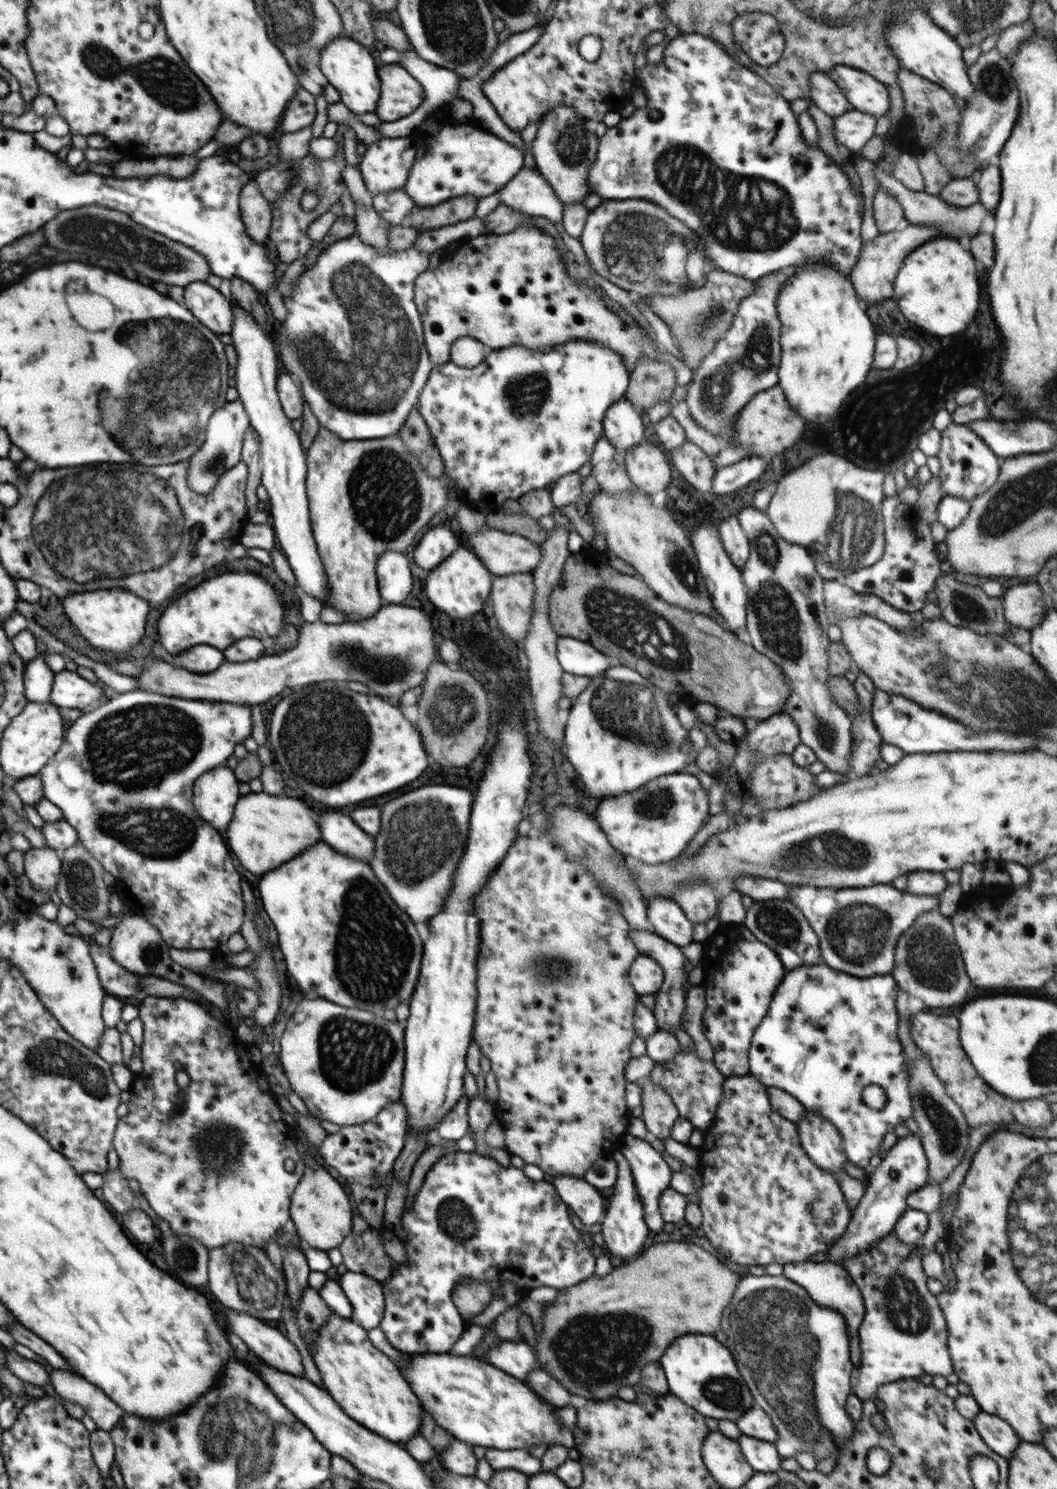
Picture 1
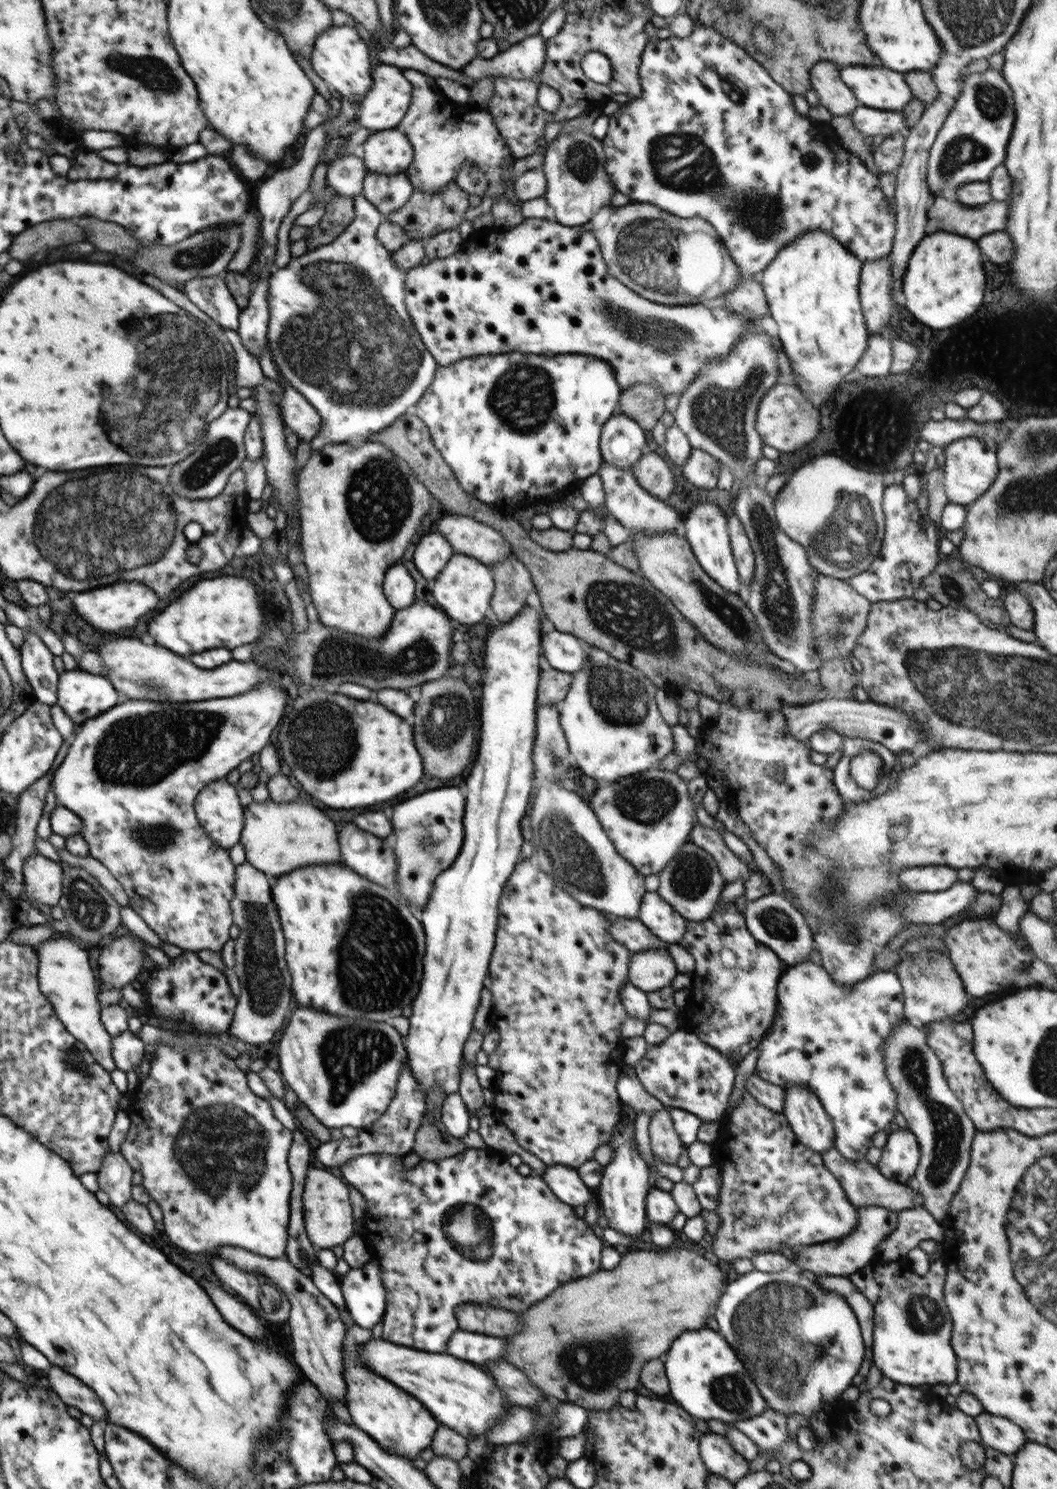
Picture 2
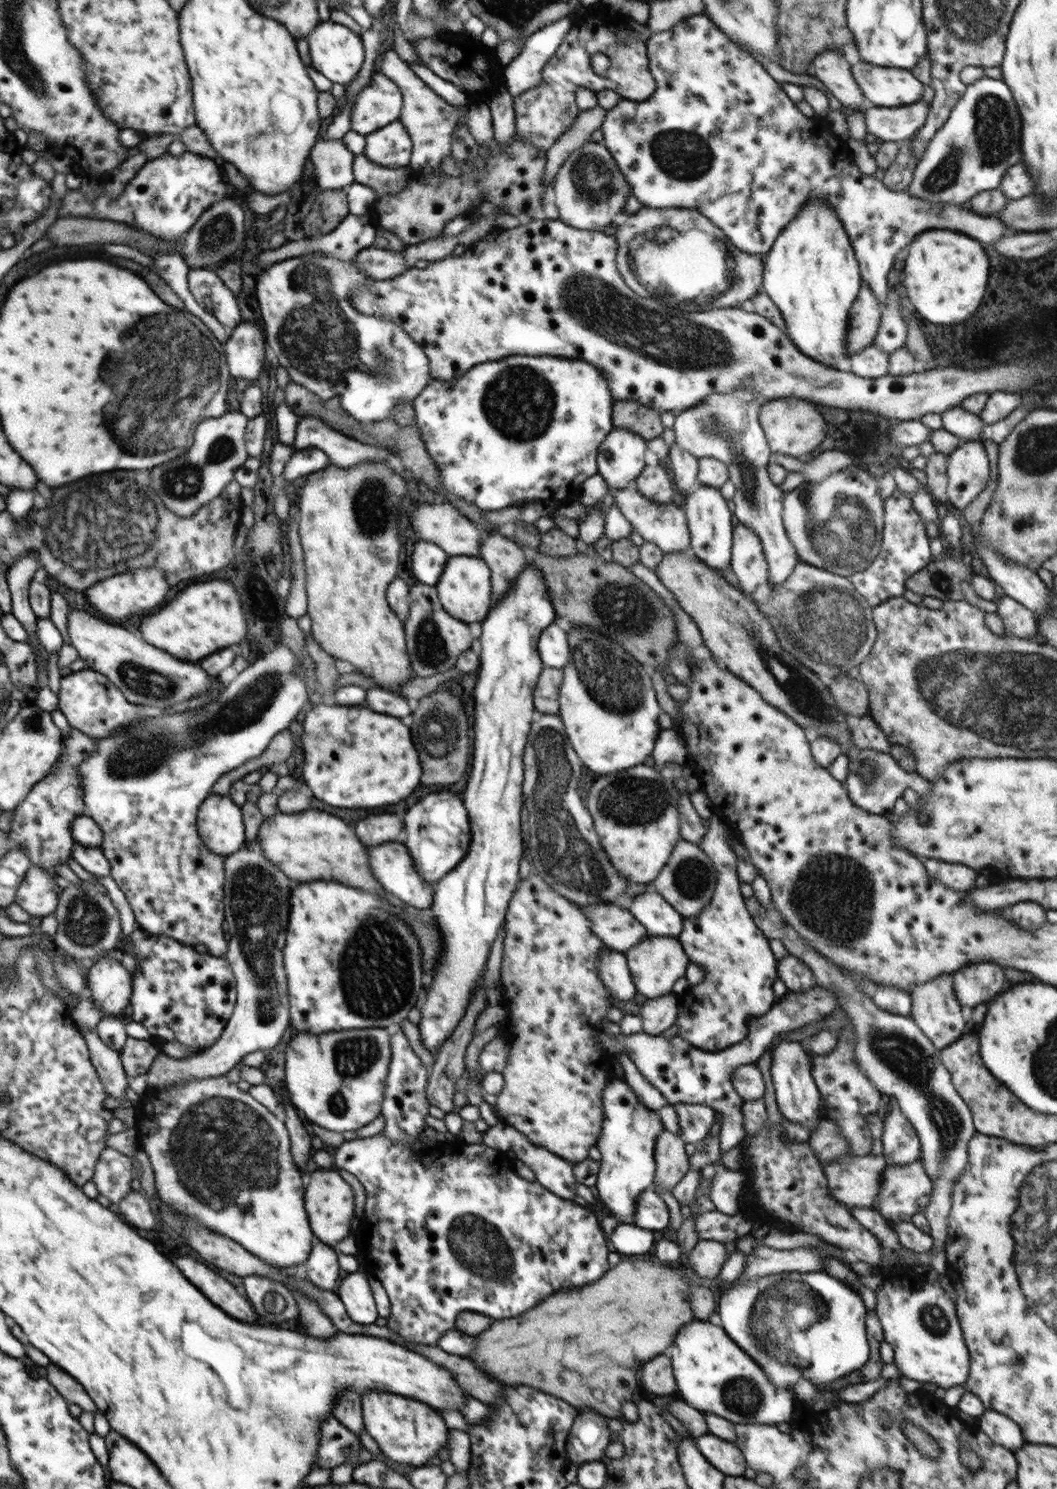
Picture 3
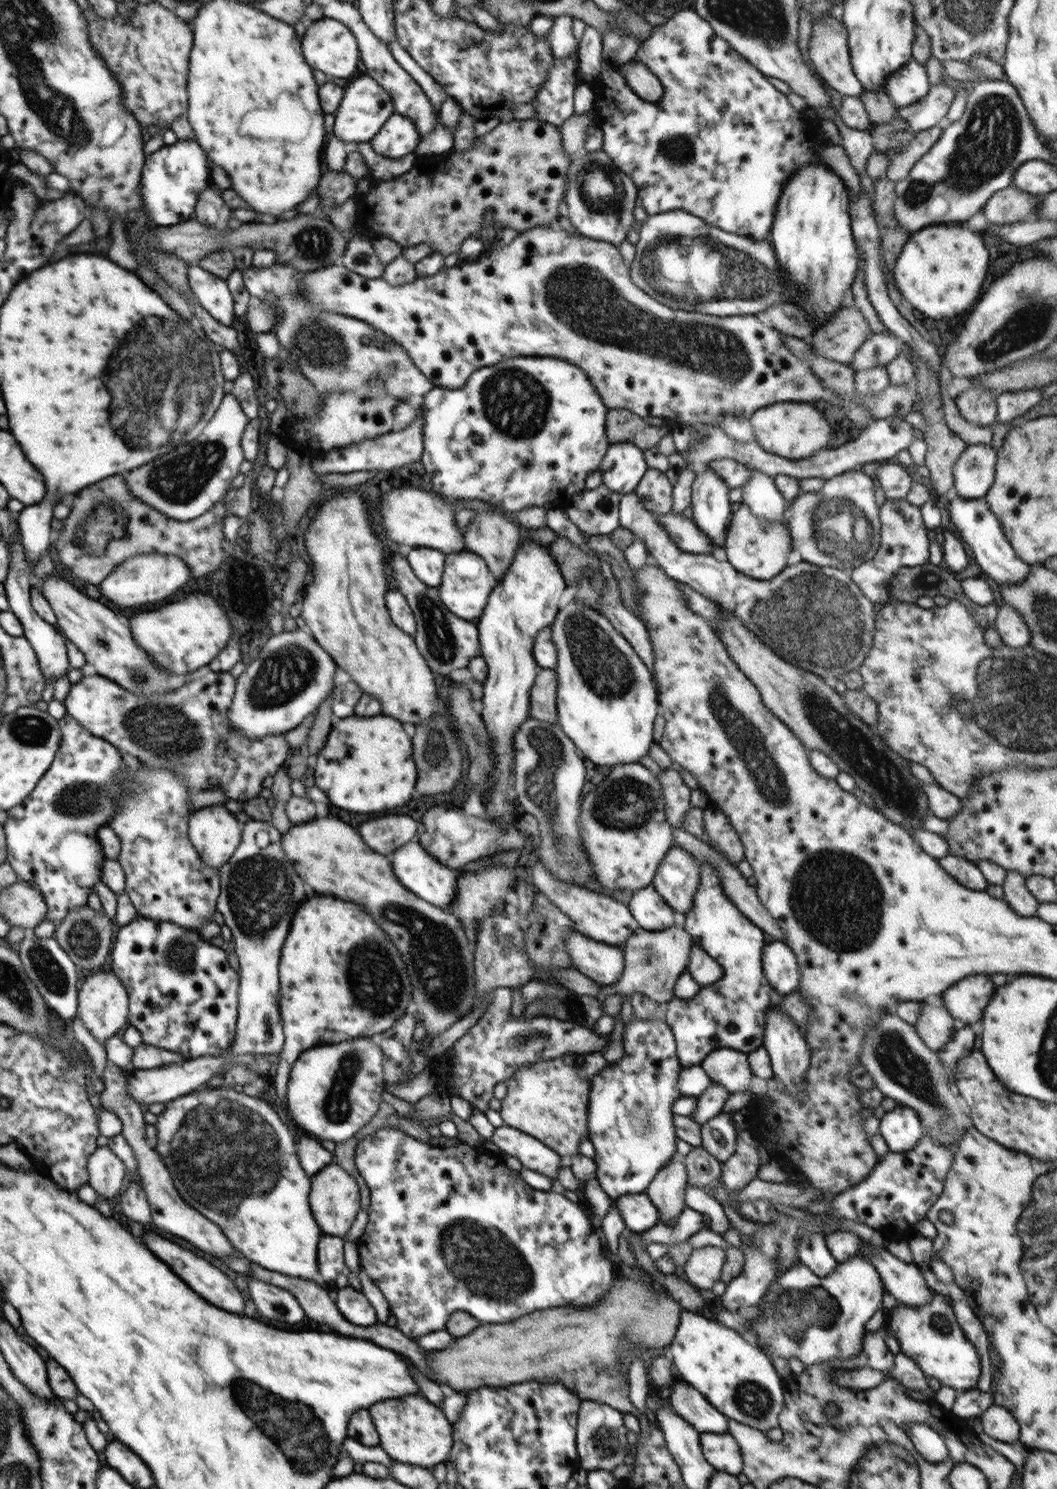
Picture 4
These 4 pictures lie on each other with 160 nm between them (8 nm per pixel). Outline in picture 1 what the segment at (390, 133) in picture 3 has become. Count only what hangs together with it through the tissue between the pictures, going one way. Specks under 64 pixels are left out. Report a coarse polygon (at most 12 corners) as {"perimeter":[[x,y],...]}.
{"perimeter":[[413,136],[382,137],[358,167],[378,194],[404,186]]}

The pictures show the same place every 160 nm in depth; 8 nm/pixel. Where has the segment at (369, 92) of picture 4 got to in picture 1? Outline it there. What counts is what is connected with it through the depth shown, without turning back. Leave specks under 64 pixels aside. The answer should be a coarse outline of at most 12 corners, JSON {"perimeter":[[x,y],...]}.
{"perimeter":[[401,64],[378,65],[375,114],[400,121],[422,104],[423,86]]}

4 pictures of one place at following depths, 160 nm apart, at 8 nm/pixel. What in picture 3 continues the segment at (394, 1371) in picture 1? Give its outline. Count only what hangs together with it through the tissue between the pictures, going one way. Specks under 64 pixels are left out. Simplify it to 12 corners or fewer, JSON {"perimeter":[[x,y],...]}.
{"perimeter":[[361,1395],[365,1432],[383,1454],[421,1467],[449,1428],[430,1405]]}

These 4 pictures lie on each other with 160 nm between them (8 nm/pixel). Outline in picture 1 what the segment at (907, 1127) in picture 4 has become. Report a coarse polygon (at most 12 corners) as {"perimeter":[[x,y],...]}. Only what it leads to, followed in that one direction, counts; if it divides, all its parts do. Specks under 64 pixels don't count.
{"perimeter":[[898,1138],[828,1251],[842,1264],[890,1235],[928,1184],[921,1138]]}

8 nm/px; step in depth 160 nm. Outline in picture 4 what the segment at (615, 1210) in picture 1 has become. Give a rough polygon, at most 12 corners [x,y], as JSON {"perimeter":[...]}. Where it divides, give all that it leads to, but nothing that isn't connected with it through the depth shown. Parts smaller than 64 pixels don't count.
{"perimeter":[[633,1014],[591,1077],[587,1125],[610,1200],[676,1154],[683,1066],[664,1018]]}

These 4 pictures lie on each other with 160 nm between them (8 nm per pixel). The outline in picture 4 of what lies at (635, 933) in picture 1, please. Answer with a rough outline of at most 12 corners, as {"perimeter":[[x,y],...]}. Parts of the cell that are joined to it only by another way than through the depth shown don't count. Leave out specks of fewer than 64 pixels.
{"perimeter":[[540,862],[533,887],[584,936],[622,947],[642,930],[616,899],[560,880]]}

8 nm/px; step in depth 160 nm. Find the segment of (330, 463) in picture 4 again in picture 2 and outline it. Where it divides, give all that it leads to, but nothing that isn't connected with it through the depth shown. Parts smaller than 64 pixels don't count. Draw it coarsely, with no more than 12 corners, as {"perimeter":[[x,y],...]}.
{"perimeter":[[287,382],[279,403],[285,426],[312,440],[322,417]]}

